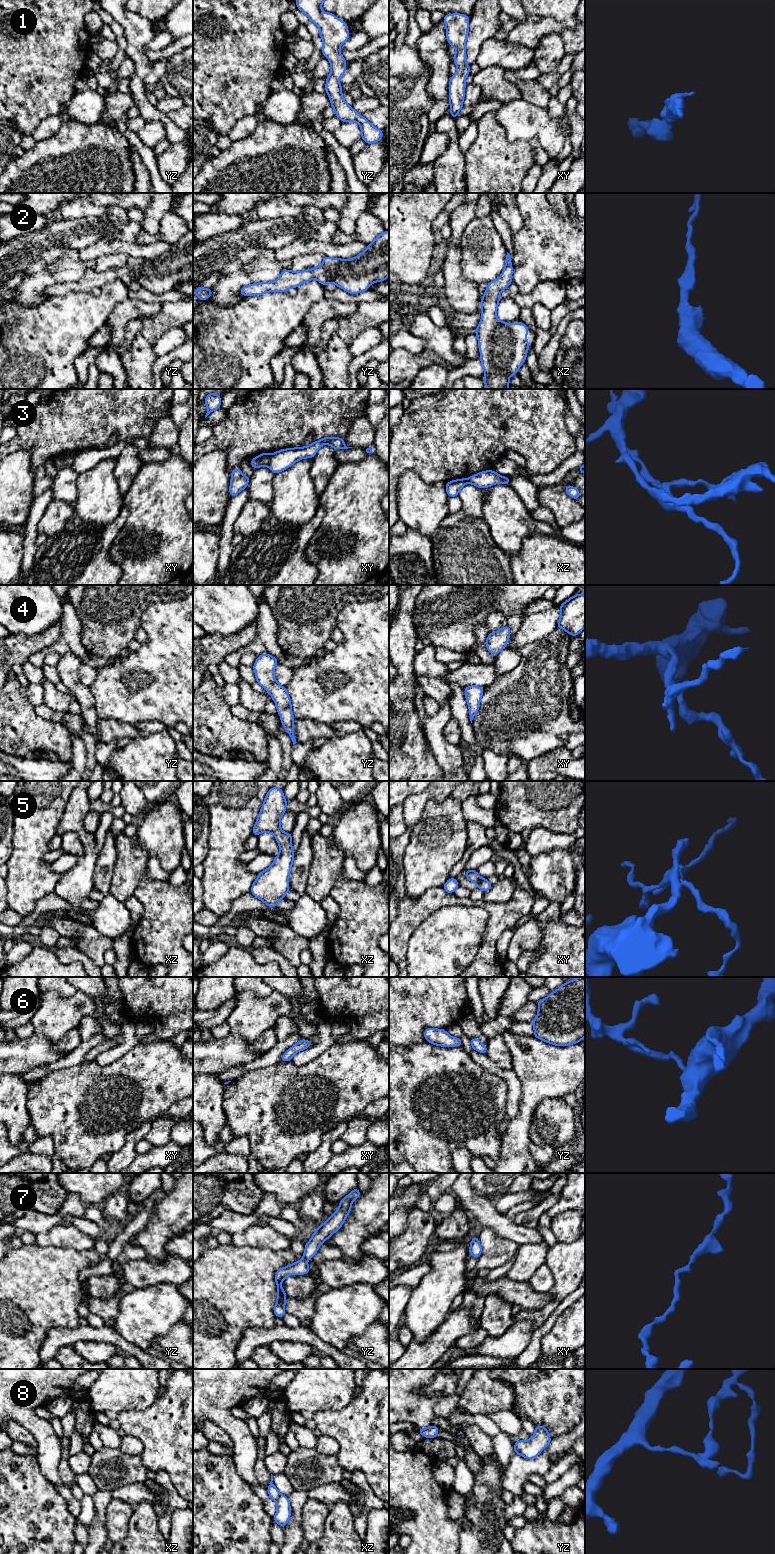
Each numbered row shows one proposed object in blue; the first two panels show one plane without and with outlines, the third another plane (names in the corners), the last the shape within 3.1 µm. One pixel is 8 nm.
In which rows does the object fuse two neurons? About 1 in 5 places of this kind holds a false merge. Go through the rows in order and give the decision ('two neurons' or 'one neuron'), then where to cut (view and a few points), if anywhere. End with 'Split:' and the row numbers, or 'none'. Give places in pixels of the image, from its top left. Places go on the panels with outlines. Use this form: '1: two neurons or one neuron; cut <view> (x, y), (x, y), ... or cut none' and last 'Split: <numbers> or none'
1: one neuron; cut none
2: one neuron; cut none
3: two neurons; cut xy (270, 455), (270, 461), (267, 465)
4: one neuron; cut none
5: one neuron; cut none
6: one neuron; cut none
7: one neuron; cut none
8: two neurons; cut xz (280, 1494), (275, 1501)
Split: 3, 8

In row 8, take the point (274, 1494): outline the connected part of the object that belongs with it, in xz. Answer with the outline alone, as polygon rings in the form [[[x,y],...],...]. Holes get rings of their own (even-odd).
[[[271,1474],[271,1482],[267,1487],[267,1490],[268,1490],[270,1499],[276,1502],[281,1494],[278,1491],[278,1489],[274,1486],[274,1484],[272,1482],[272,1477],[273,1477],[273,1475]]]

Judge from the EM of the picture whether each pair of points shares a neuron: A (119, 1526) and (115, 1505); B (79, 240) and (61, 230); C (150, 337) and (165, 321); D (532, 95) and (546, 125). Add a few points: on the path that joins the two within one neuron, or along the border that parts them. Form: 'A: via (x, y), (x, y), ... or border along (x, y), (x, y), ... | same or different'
A: via (117, 1521), (117, 1510) | same
B: via (75, 236), (65, 233) | same
C: via (153, 333), (161, 325) | same
D: border along (521, 98), (546, 109) | different

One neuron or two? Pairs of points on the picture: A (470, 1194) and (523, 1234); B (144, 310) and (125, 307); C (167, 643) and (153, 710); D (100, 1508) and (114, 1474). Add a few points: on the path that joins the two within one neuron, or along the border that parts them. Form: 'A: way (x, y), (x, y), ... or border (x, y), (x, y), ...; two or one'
A: way (482, 1207), (497, 1222), (510, 1230); one
B: way (139, 309), (130, 309); one
C: way (167, 660), (153, 693); one
D: border (99, 1489), (111, 1492); two

